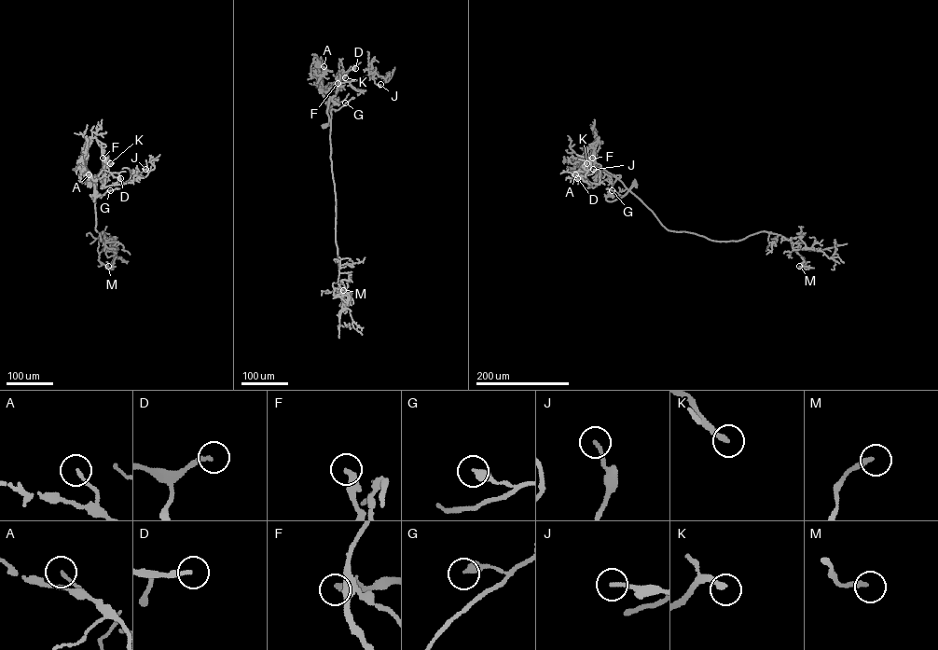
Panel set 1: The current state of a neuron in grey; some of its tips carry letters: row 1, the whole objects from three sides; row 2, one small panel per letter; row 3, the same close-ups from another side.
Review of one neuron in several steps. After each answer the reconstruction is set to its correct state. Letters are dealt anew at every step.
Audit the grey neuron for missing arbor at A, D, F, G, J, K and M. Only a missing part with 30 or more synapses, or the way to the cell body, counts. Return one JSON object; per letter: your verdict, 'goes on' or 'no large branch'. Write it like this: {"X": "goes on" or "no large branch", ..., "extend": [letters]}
{"A": "no large branch", "D": "goes on", "F": "goes on", "G": "no large branch", "J": "no large branch", "K": "goes on", "M": "no large branch", "extend": ["D", "F", "K"]}

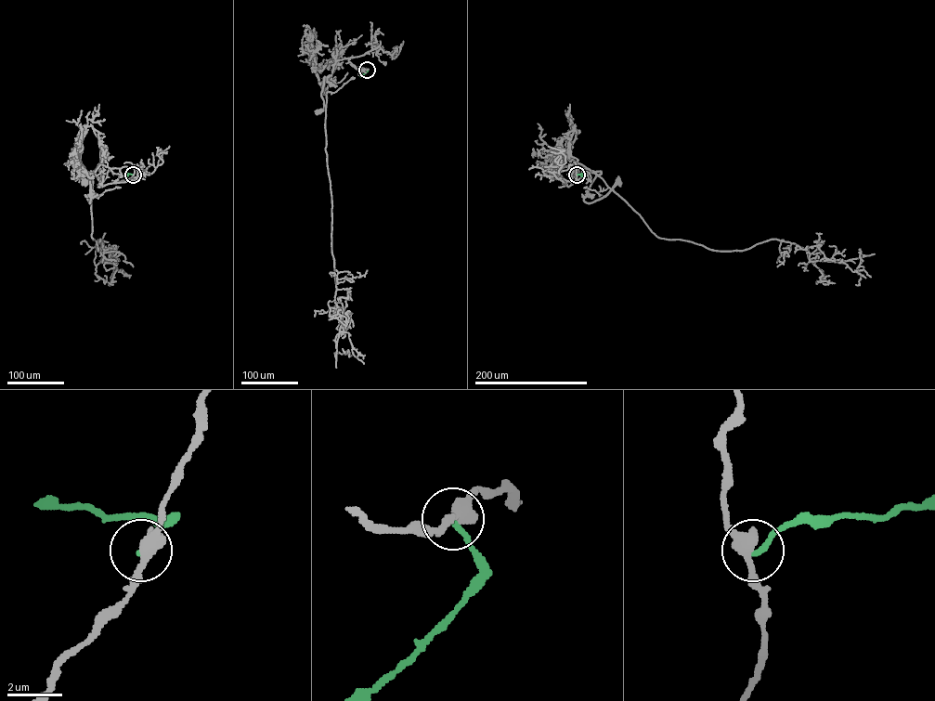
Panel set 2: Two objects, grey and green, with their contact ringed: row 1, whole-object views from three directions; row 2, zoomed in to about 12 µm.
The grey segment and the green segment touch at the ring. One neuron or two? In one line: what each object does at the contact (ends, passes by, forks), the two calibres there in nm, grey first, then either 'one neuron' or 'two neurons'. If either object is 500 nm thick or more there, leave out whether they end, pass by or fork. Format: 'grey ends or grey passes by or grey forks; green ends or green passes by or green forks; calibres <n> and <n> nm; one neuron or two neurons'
grey passes by; green ends; calibres 440 and 200 nm; two neurons

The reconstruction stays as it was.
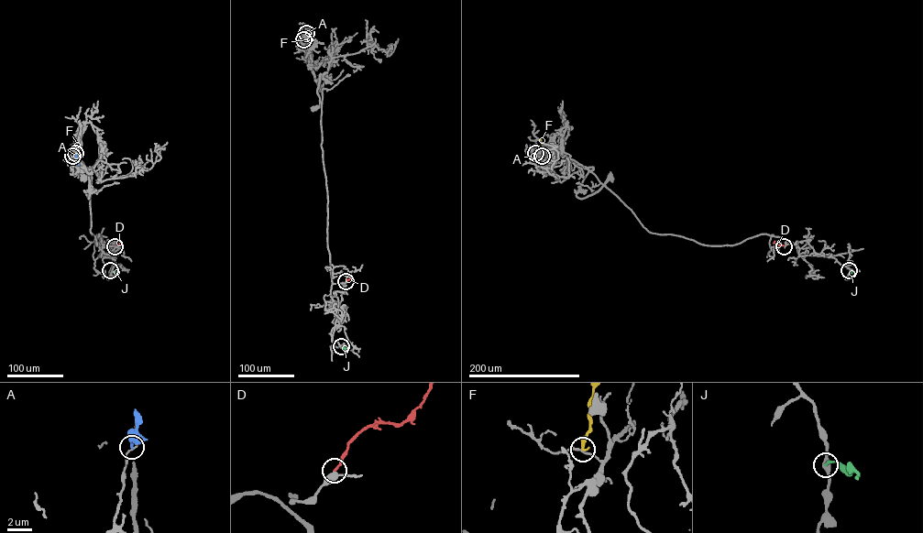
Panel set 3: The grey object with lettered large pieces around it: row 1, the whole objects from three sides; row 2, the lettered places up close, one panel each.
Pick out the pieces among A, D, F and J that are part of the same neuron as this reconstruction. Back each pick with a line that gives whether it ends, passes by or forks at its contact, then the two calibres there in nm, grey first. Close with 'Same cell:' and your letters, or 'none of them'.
J: It ends there. Thickness 240 nm (grey) against 190 nm
Same cell: J

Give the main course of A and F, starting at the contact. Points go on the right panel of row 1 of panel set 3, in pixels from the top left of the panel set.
A: (535, 153), (536, 165)
F: (542, 156), (541, 139)

